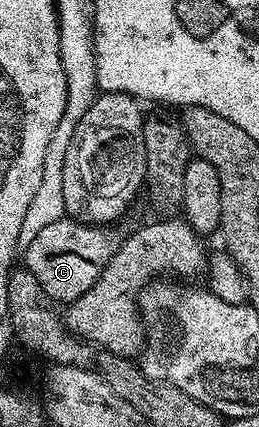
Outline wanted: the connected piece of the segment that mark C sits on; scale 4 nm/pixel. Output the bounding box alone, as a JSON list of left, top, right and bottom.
[24,219,128,303]

